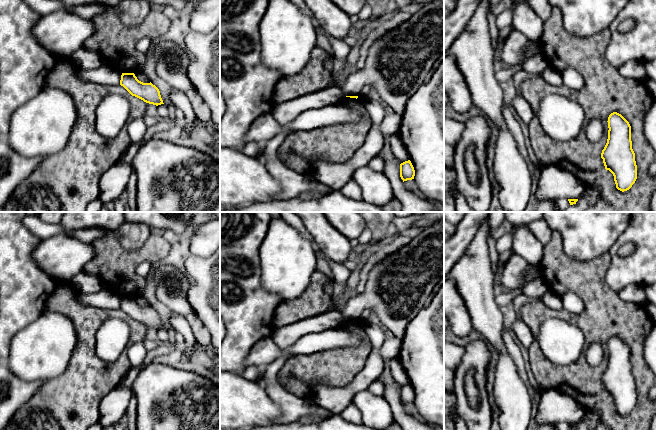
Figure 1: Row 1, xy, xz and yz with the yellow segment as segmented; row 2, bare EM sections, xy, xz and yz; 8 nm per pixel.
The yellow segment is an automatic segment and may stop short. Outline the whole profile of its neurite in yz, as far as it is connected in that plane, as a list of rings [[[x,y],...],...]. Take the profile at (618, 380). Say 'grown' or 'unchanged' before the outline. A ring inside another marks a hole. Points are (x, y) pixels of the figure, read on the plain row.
unchanged; [[[619,337],[608,341],[608,363],[601,382],[606,394],[613,400],[616,412],[622,416],[629,414],[637,403],[635,377],[632,373],[631,350]]]

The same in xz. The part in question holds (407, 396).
unchanged; [[[410,384],[400,388],[400,401],[404,405],[412,404],[415,400],[415,394]]]

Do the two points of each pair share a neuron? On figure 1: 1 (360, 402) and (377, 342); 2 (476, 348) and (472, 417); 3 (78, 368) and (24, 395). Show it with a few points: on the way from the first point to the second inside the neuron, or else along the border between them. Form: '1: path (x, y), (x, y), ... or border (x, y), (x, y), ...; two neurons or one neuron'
1: border (366, 389), (358, 392), (351, 401); two neurons
2: path (479, 366), (483, 401); one neuron
3: border (44, 381), (40, 388), (23, 405); two neurons

